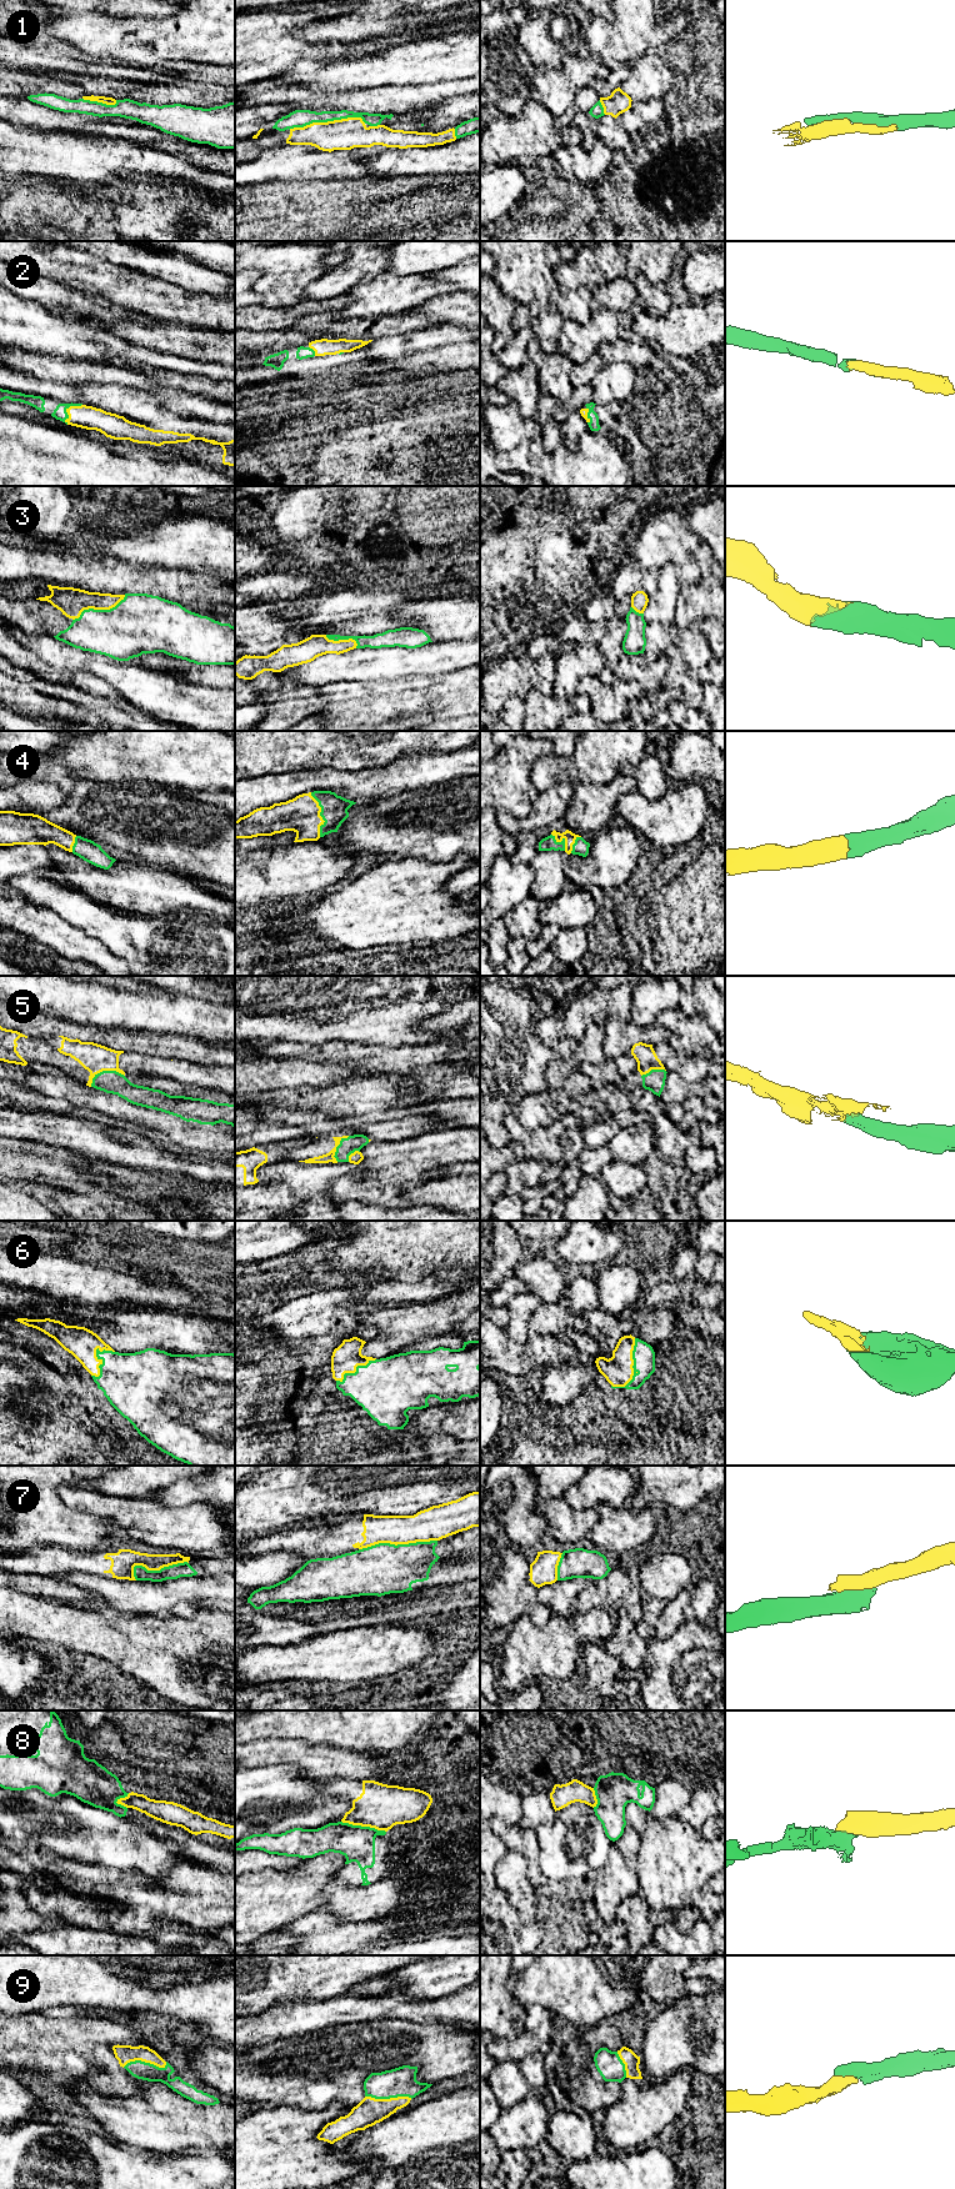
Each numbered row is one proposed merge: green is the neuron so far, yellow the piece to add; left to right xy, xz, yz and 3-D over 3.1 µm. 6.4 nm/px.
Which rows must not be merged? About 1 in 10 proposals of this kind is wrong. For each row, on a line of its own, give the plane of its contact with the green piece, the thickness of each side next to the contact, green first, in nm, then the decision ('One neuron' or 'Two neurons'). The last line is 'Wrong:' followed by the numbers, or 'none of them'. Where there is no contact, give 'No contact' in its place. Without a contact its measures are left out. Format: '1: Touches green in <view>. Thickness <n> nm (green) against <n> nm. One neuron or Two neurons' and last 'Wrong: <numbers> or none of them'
1: Touches green in xz. Thickness 110 nm (green) against 200 nm. One neuron
2: Touches green in xy. Thickness 80 nm (green) against 150 nm. One neuron
3: Touches green in xy. Thickness 360 nm (green) against 180 nm. One neuron
4: Touches green in xz. Thickness 180 nm (green) against 240 nm. One neuron
5: Touches green in xy. Thickness 140 nm (green) against 180 nm. One neuron
6: Touches green in yz. Thickness 140 nm (green) against 190 nm. One neuron
7: Touches green in xz. Thickness 320 nm (green) against 200 nm. Two neurons
8: Touches green in xz. Thickness 220 nm (green) against 280 nm. Two neurons
9: Touches green in xy. Thickness 120 nm (green) against 120 nm. One neuron
Wrong: 7, 8

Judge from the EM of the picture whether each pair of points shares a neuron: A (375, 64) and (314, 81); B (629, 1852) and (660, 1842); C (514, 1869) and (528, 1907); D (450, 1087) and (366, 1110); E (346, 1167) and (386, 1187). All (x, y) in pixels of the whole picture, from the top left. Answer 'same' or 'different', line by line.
A: same
B: different
C: same
D: different
E: different

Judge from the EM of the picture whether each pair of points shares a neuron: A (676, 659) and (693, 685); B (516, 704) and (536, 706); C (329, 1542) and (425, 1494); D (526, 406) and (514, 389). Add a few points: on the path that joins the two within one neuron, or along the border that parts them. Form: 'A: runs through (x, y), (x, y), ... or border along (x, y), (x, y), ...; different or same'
A: runs through (678, 665), (678, 670), (686, 679); same
B: border along (523, 699), (525, 717); different
C: border along (359, 1513), (363, 1514); different
D: runs through (526, 402), (518, 392); same

